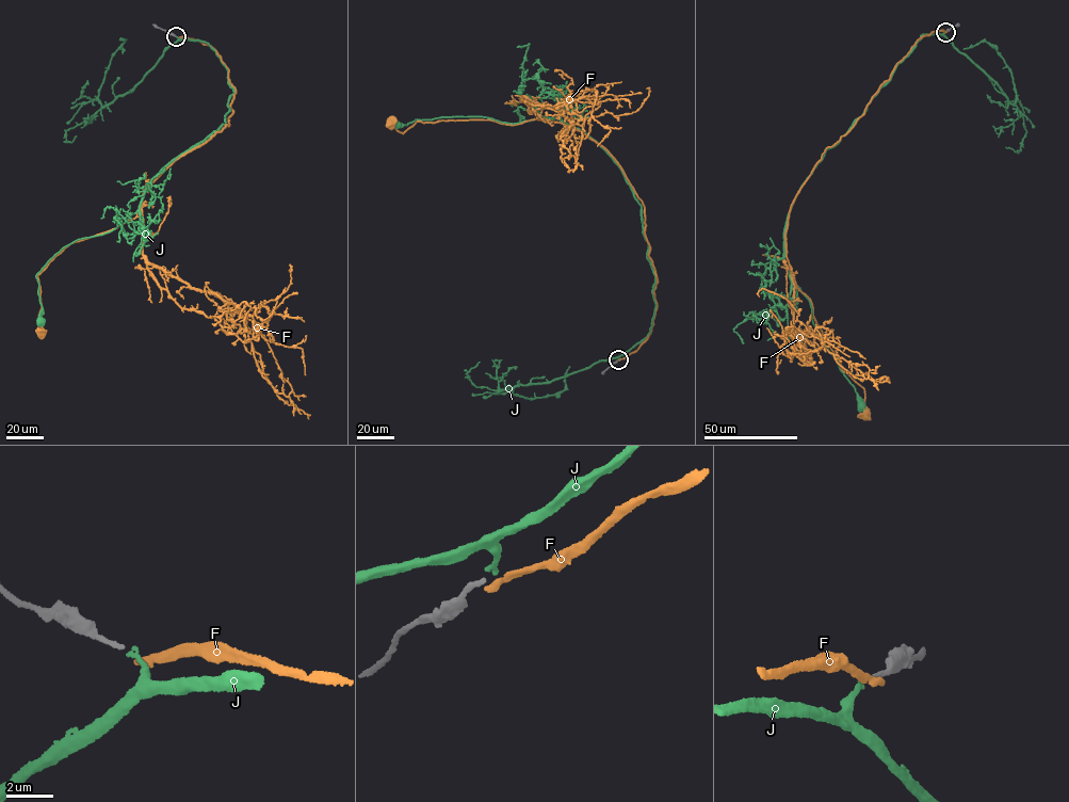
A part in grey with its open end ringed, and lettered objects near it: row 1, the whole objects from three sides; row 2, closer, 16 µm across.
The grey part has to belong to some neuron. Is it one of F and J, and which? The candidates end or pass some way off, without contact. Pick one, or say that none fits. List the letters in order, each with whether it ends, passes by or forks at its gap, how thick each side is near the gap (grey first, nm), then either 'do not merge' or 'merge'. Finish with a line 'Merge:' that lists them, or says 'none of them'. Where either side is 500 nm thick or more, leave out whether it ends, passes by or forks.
F: it ends there; 190 nm thick on the grey side, 200 nm on the other; do not merge
J: it ends there; 190 nm thick on the grey side, 180 nm on the other; merge
Merge: J

